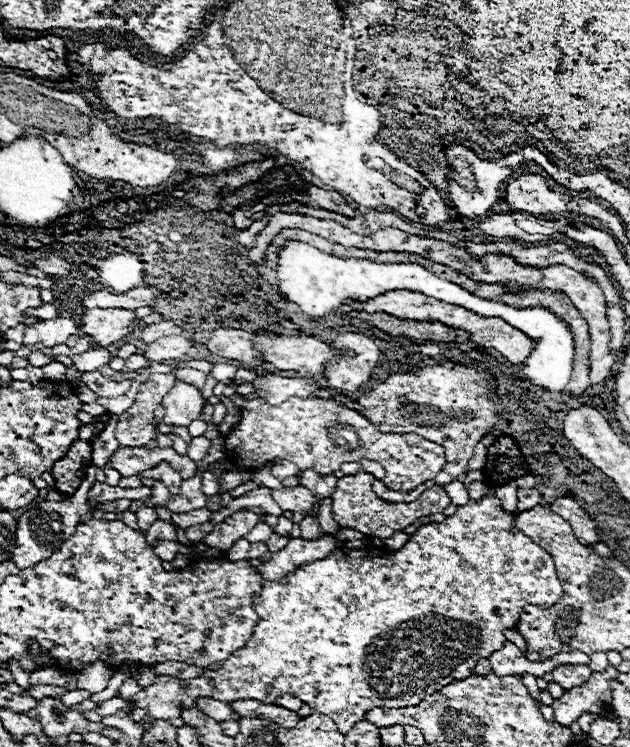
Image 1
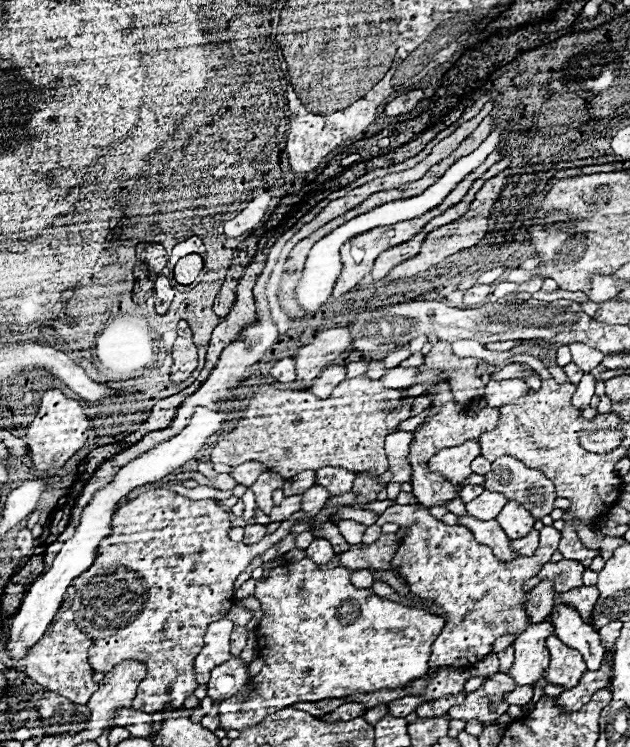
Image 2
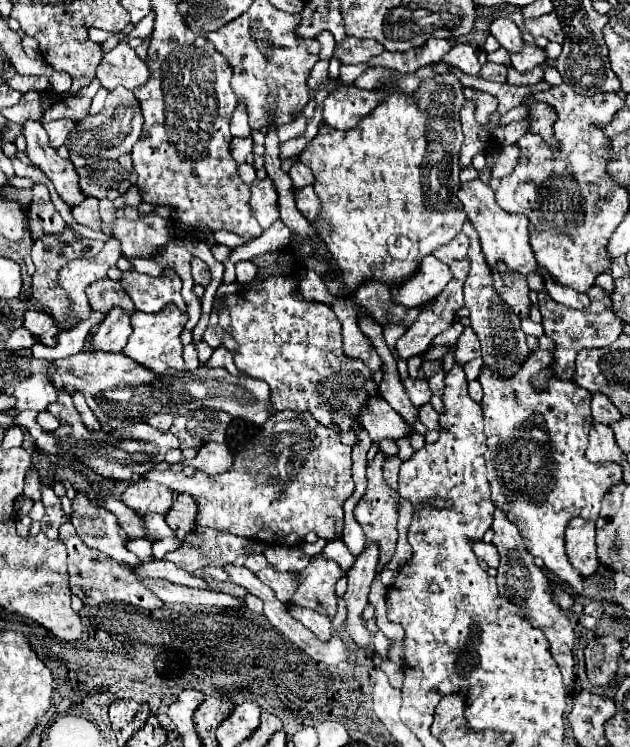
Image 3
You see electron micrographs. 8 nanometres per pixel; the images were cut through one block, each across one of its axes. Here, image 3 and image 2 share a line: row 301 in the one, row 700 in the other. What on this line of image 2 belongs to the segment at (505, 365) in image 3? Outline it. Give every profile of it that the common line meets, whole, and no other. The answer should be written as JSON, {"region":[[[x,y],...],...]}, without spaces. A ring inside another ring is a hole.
{"region":[[[498,672],[492,678],[488,678],[478,690],[466,694],[464,704],[450,708],[448,718],[462,722],[478,720],[482,724],[492,724],[508,710],[508,704],[504,702],[504,694],[514,688],[516,688],[514,680],[510,680],[508,674]]]}

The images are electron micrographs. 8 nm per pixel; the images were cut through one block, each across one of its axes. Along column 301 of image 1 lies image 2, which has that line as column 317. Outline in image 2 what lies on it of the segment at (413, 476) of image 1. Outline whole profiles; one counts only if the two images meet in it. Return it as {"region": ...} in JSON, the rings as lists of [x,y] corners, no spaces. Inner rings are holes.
{"region":[[[364,374],[342,380],[342,384],[332,390],[330,398],[316,398],[308,390],[278,390],[272,384],[260,384],[256,392],[246,398],[248,406],[242,408],[242,418],[238,418],[238,424],[230,432],[224,432],[212,446],[210,462],[238,466],[248,460],[258,460],[270,472],[276,472],[286,480],[304,470],[320,470],[326,466],[350,468],[350,472],[370,470],[374,474],[384,474],[388,470],[384,456],[384,436],[390,434],[402,420],[410,418],[412,402],[400,402],[402,396],[402,390],[384,388],[378,380],[370,380]]]}

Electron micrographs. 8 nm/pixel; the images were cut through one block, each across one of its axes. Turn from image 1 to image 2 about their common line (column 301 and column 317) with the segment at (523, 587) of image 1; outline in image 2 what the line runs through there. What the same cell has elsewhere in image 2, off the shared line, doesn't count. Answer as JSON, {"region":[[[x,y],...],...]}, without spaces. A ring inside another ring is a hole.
{"region":[[[338,558],[324,566],[316,566],[310,560],[288,562],[274,568],[268,580],[256,584],[256,598],[262,602],[264,612],[258,628],[264,668],[244,686],[242,692],[238,692],[238,696],[232,696],[228,702],[220,704],[220,728],[250,728],[294,702],[346,698],[356,690],[372,692],[382,688],[402,688],[410,684],[410,680],[418,680],[418,676],[428,674],[430,646],[442,632],[444,618],[428,614],[420,608],[408,608],[398,602],[384,600],[376,594],[368,596],[368,590],[360,590],[350,584],[350,570],[334,564],[340,564]]]}

